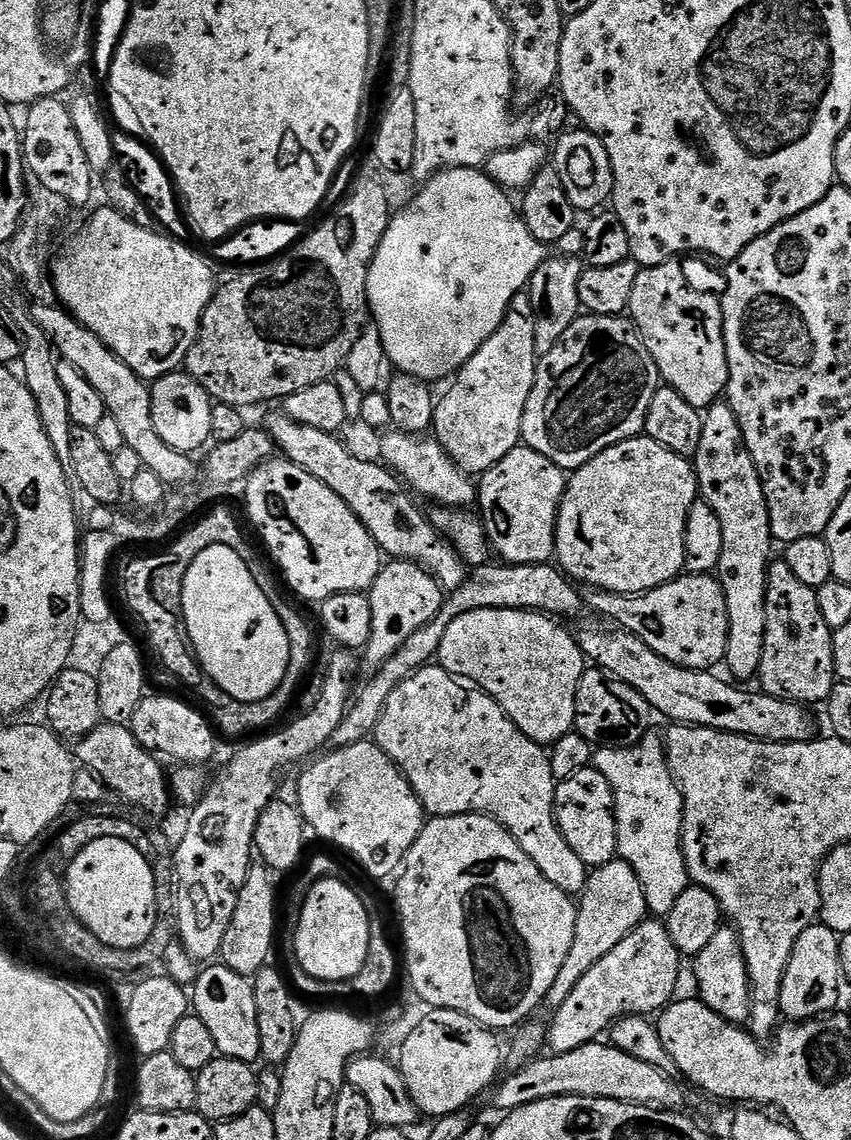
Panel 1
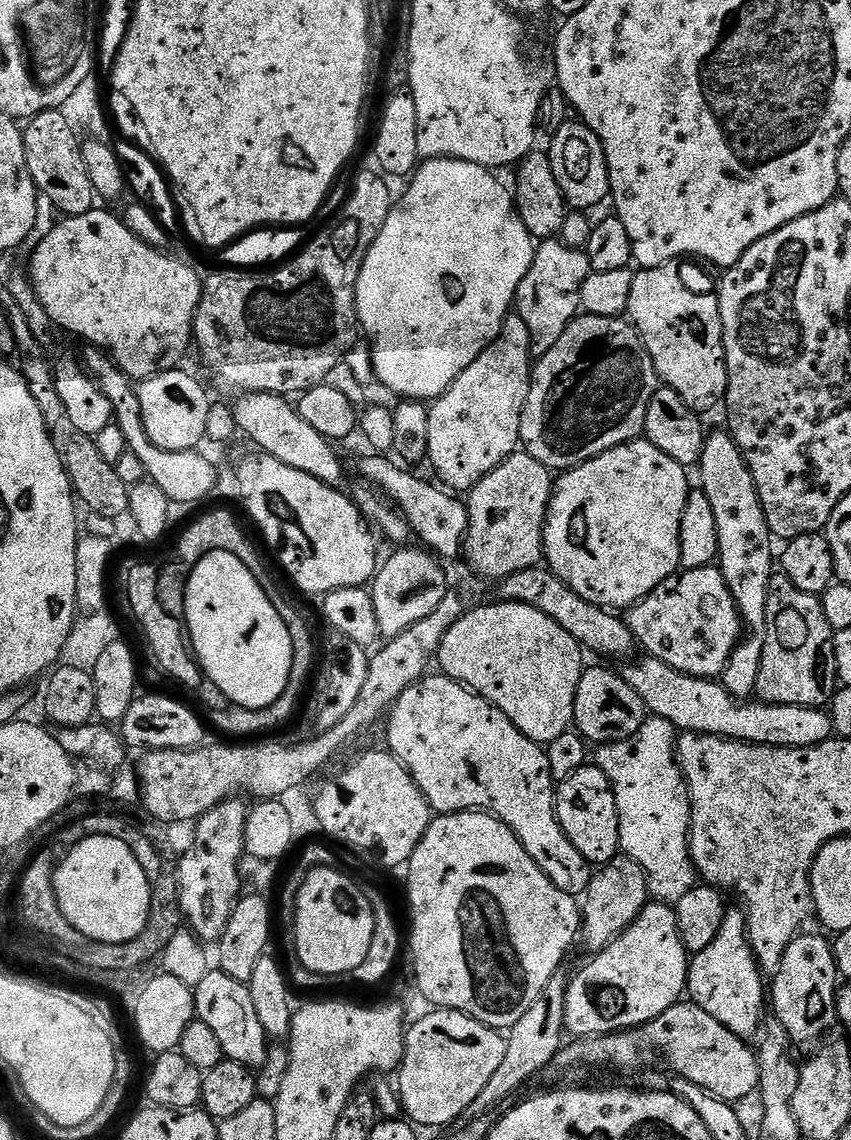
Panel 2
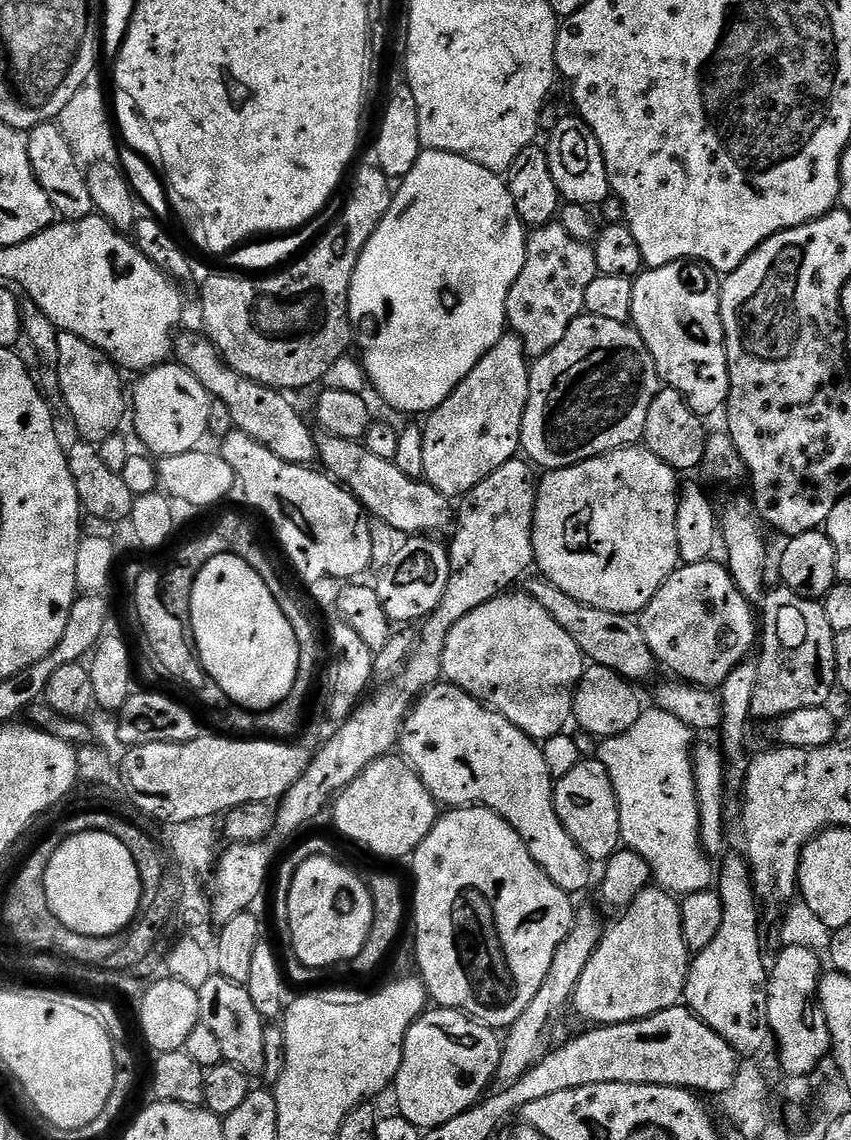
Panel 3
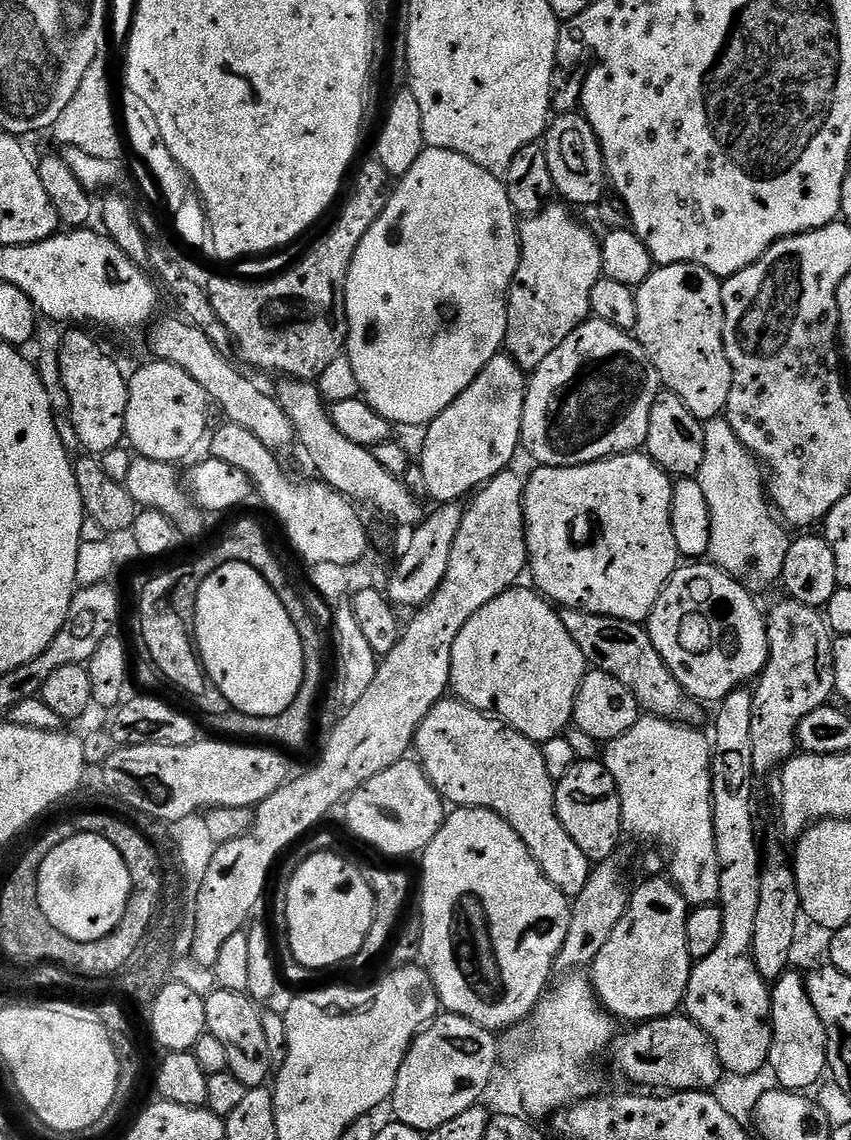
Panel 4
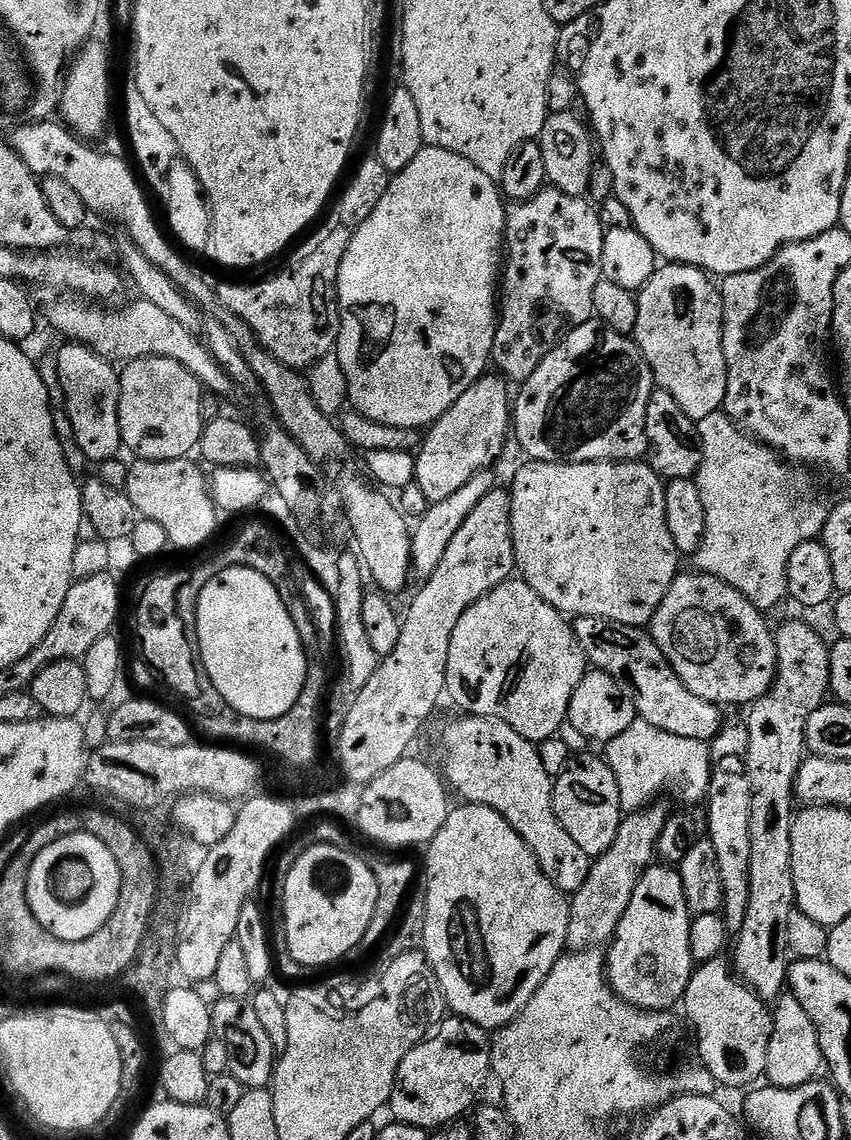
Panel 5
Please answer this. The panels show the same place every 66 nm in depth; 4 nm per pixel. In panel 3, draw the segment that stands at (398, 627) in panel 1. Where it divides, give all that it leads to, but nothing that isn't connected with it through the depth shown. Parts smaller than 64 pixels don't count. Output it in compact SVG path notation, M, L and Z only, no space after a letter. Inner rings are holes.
M432 536L407 537L403 541L405 544L393 554L388 569L380 576L380 581L375 581L374 587L378 598L382 602L382 610L386 610L386 614L392 619L393 625L415 625L417 622L431 616L433 610L442 602L442 594L446 594L446 582L450 582L452 563L448 557L449 545L445 541L443 544L440 540L443 539L433 538Z

